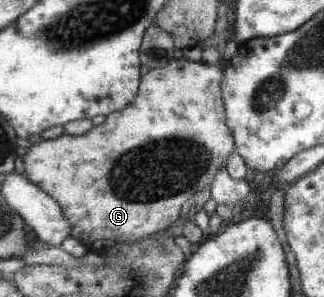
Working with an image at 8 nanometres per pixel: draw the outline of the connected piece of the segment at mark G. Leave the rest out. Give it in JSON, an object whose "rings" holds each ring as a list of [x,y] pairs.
{"rings":[[[183,57],[170,61],[160,69],[149,69],[139,78],[139,91],[136,93],[136,98],[130,101],[128,105],[124,105],[124,108],[110,113],[111,115],[105,119],[104,123],[94,127],[90,132],[84,135],[62,133],[57,138],[33,142],[23,157],[24,174],[30,181],[33,181],[60,203],[70,225],[72,225],[72,237],[89,250],[94,247],[100,249],[103,243],[110,243],[110,241],[124,241],[124,243],[129,244],[147,235],[153,235],[154,232],[166,230],[170,224],[179,219],[180,205],[186,200],[189,201],[195,191],[202,191],[204,187],[208,188],[216,170],[219,167],[225,167],[226,158],[234,152],[235,144],[231,129],[224,125],[222,77],[223,68],[221,66],[208,65],[201,61],[194,63]]]}

